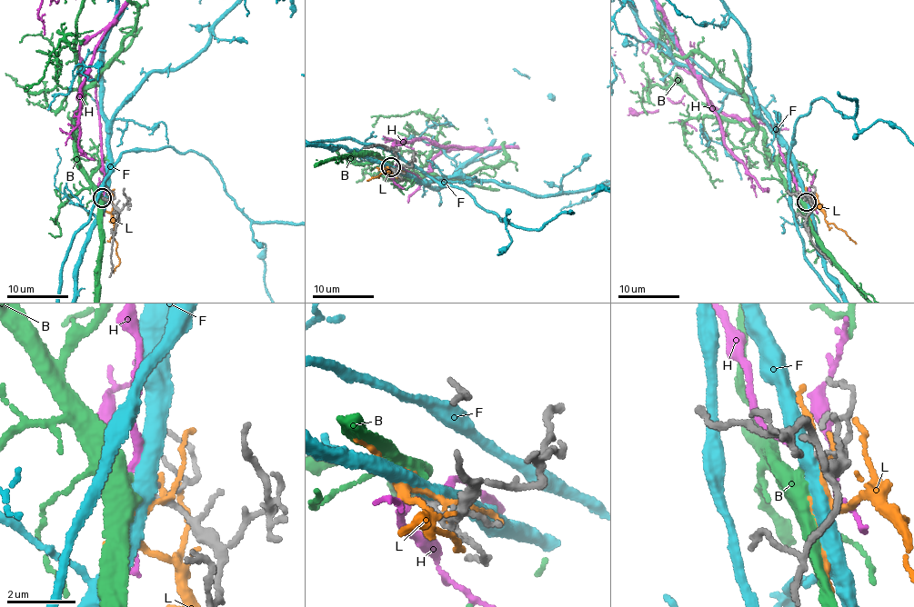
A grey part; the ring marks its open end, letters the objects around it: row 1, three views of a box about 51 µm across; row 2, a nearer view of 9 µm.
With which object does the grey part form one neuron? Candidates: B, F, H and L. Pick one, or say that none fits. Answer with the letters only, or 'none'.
B

